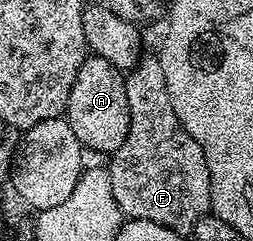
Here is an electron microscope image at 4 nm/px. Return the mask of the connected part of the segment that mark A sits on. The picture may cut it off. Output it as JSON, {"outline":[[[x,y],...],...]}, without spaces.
{"outline":[[[88,57],[84,59],[81,69],[77,73],[77,81],[73,81],[73,89],[69,93],[65,118],[73,132],[77,133],[77,140],[84,147],[94,151],[113,153],[121,149],[125,137],[129,133],[129,97],[125,97],[125,75],[118,71],[109,61]]]}

